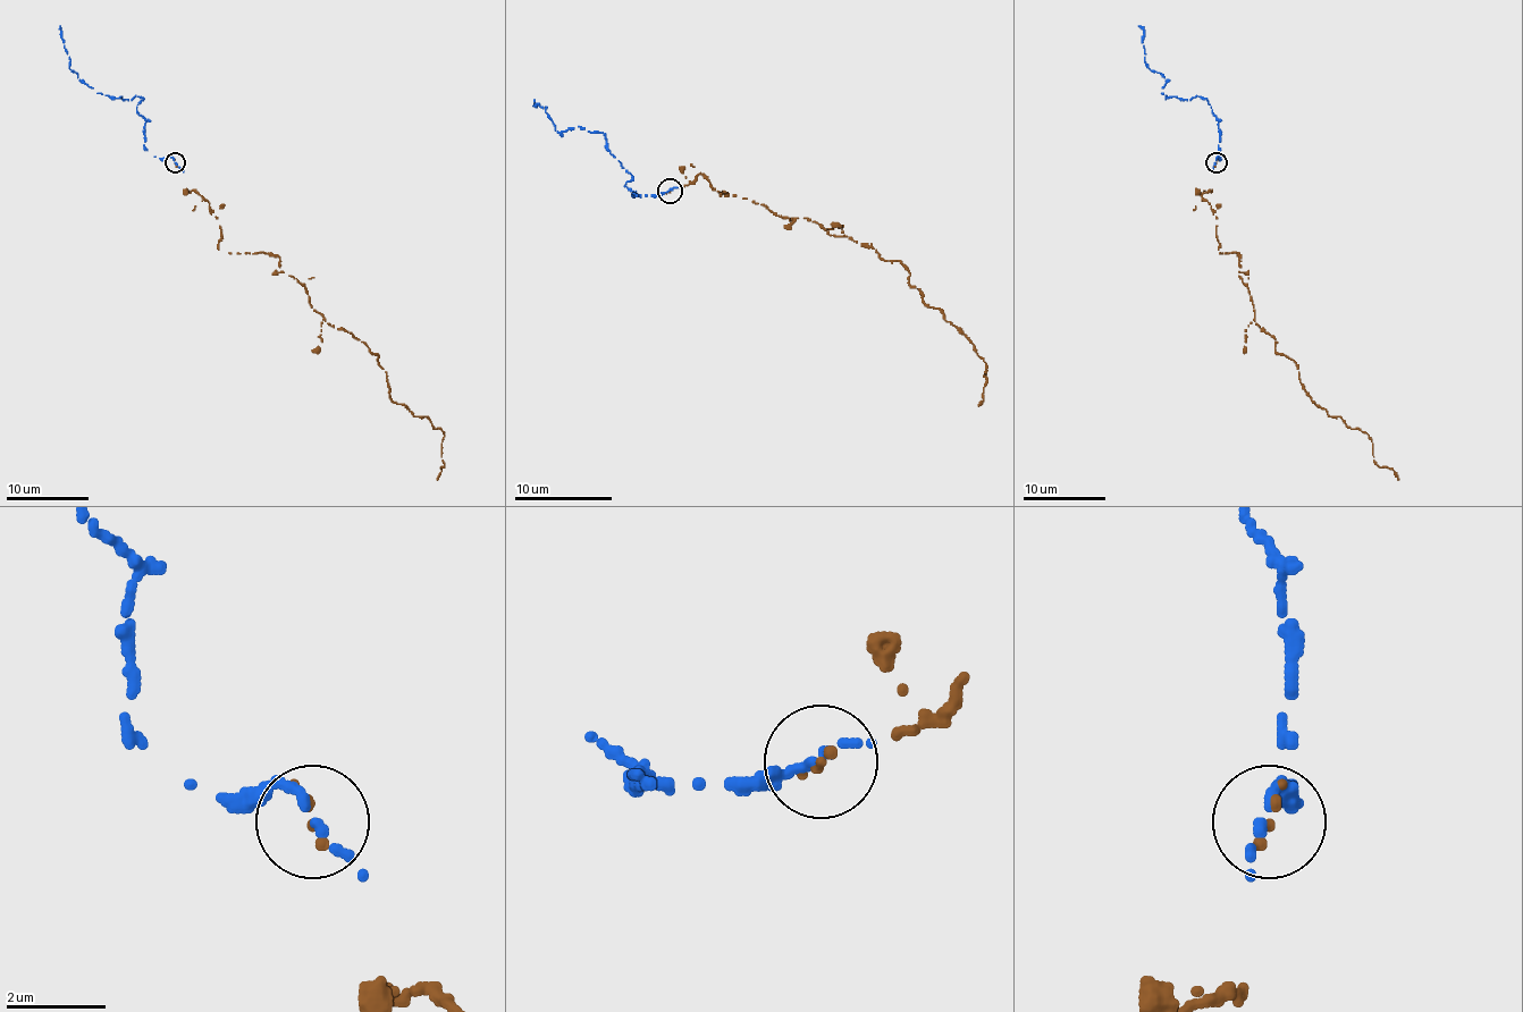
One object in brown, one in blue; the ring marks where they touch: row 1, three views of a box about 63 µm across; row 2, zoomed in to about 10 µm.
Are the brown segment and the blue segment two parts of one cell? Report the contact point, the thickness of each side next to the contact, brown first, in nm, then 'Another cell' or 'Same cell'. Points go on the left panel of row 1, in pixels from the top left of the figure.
Place: (175, 162). Thickness 190 nm (brown) against 170 nm. Same cell

